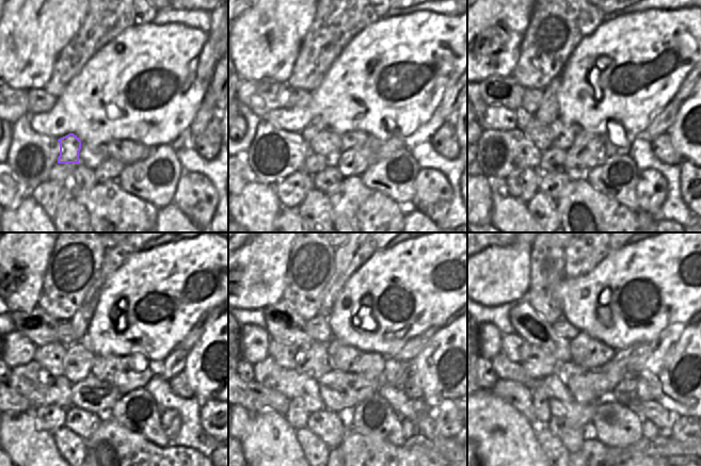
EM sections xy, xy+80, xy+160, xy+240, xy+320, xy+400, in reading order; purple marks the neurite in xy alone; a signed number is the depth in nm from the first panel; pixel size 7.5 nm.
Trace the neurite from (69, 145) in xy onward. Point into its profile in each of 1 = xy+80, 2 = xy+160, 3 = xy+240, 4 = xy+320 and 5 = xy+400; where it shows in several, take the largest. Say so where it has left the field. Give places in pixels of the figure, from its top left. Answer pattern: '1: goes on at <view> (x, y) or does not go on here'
1: goes on at xy+80 (311, 131)
2: goes on at xy+160 (546, 112)
3: goes on at xy+240 (114, 256)
4: goes on at xy+320 (352, 254)
5: goes on at xy+400 (583, 254)

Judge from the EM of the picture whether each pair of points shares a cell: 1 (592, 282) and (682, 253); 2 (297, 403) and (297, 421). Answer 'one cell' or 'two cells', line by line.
1: one cell
2: one cell

